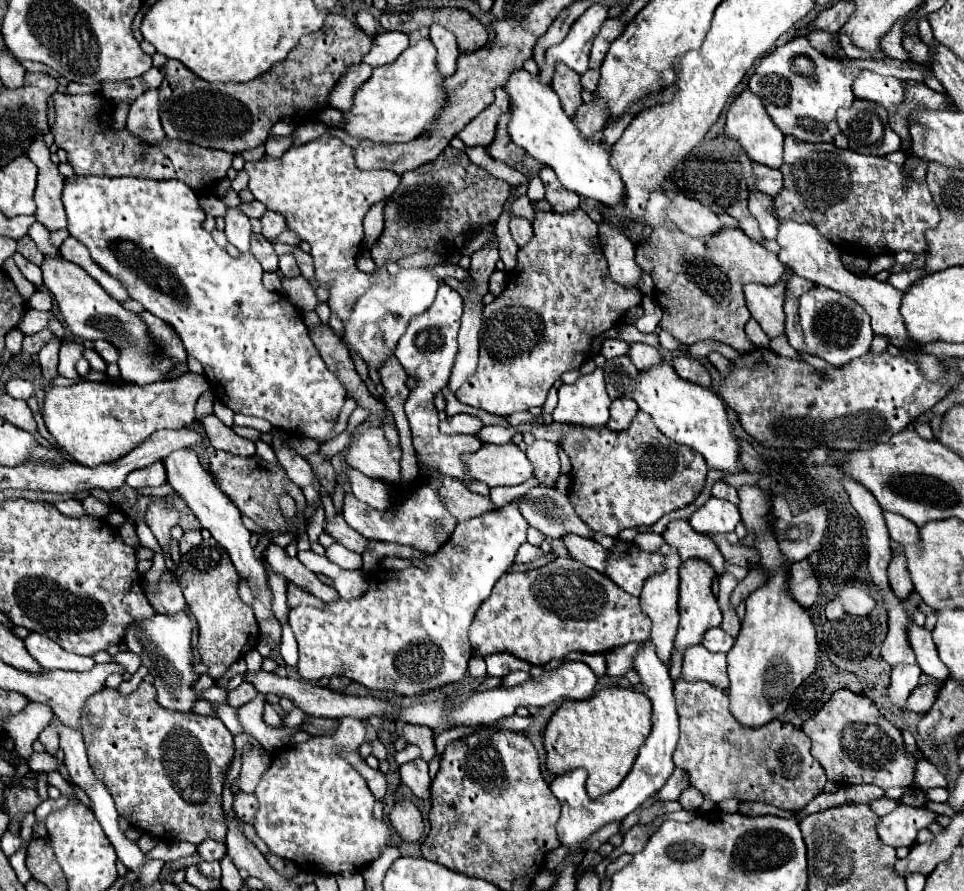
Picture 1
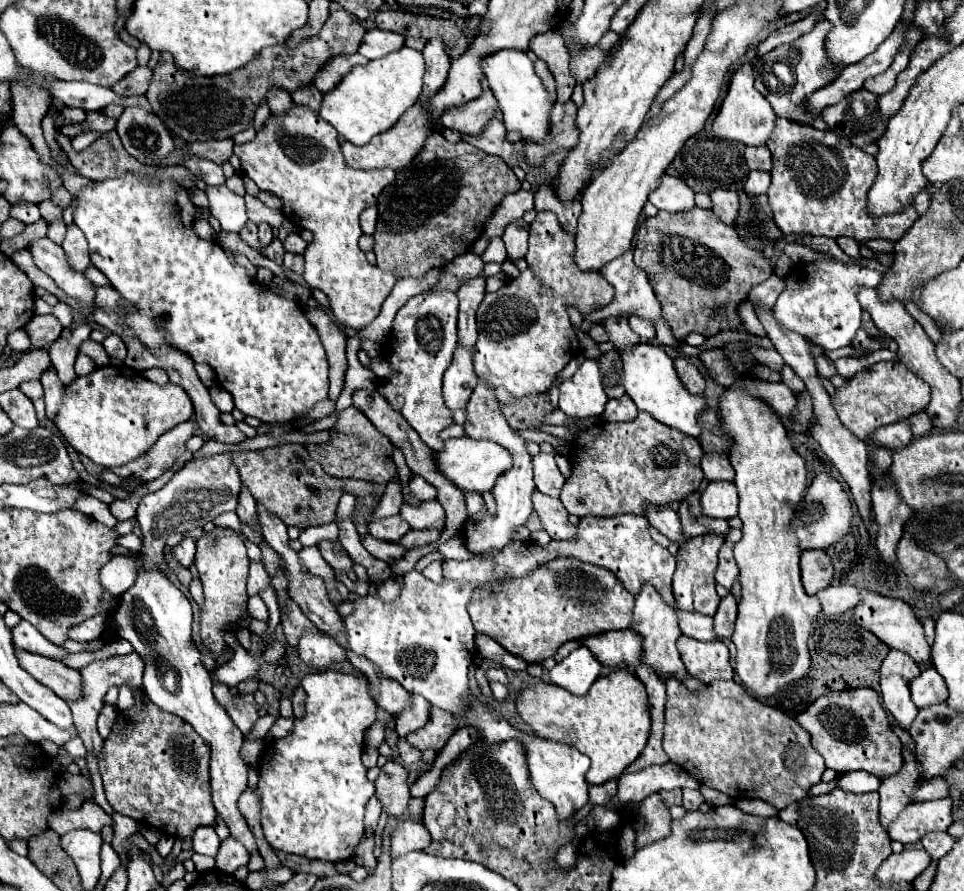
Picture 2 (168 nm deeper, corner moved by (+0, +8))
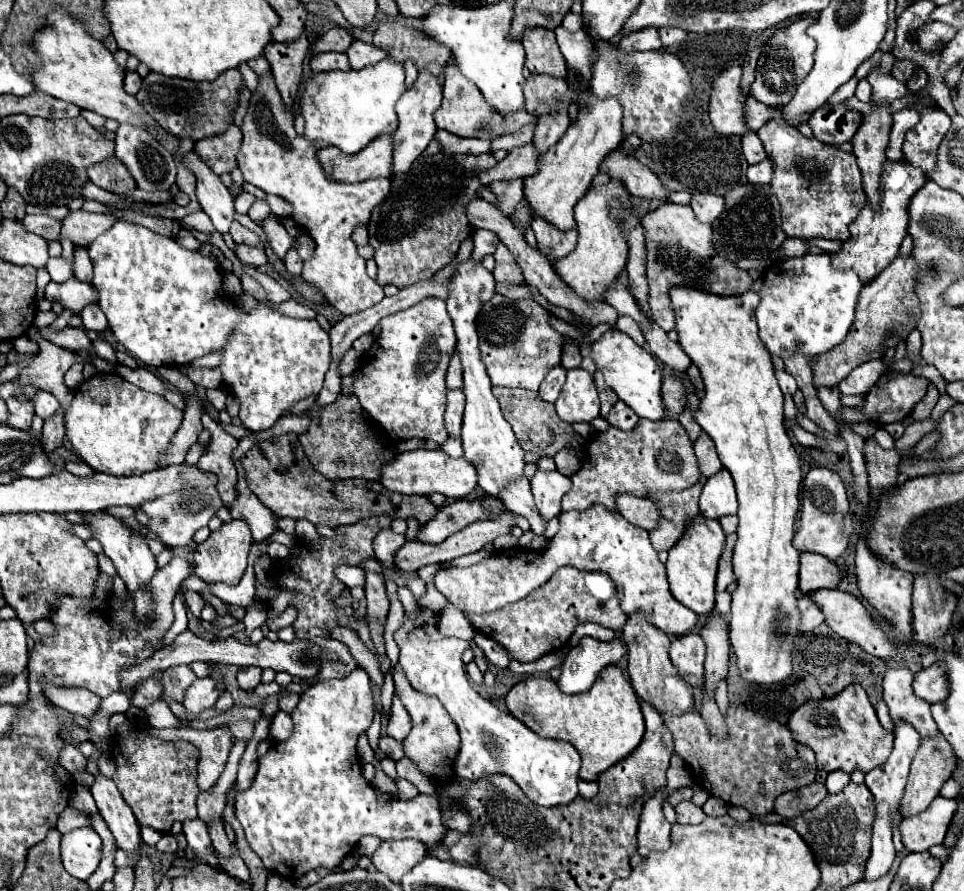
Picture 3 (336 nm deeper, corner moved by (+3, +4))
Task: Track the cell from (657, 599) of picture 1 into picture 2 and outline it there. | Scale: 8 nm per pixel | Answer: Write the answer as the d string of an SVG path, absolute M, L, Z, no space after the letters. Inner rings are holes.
M650 582L644 584L642 590L640 590L640 594L636 596L632 630L642 632L642 636L644 636L644 662L648 666L652 666L658 674L684 680L684 676L688 672L686 672L686 668L682 664L682 658L680 658L680 652L676 648L676 640L682 634L680 626L678 626L678 618L674 614L674 608L662 598L662 594Z

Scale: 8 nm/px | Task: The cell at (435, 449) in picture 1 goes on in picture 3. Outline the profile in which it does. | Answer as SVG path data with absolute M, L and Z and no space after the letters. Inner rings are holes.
M425 298L407 310L383 318L379 324L383 328L381 336L377 336L371 350L361 356L353 380L353 394L359 398L365 412L375 422L379 422L389 436L399 440L421 438L421 440L433 440L437 444L443 444L447 440L447 432L443 424L443 412L447 402L445 374L447 374L449 360L455 352L455 332L445 302L441 298Z

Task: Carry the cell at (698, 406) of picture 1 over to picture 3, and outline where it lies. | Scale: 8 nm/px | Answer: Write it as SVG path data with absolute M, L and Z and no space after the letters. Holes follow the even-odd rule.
M611 328L609 332L605 332L589 348L591 348L591 358L597 366L597 370L603 372L607 386L619 396L619 400L623 400L627 406L631 406L637 412L637 416L641 416L641 418L649 418L649 420L665 418L665 406L661 400L663 374L661 374L655 358L647 350L637 346L627 334L623 334L617 328Z

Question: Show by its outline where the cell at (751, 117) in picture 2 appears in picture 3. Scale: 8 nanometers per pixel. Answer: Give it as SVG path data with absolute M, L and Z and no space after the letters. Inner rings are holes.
M729 66L711 80L709 116L713 128L723 136L743 136L749 128L743 122L745 96L741 96L741 68Z

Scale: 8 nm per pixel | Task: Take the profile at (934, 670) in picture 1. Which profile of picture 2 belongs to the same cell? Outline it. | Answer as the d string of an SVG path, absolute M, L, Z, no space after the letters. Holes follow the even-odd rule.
M862 590L862 600L854 608L854 620L862 628L868 628L872 634L876 634L880 640L884 640L890 648L908 652L916 662L928 662L932 658L930 644L928 644L928 640L924 636L922 622L916 618L914 610L906 602L902 602L902 600L886 598L886 596Z

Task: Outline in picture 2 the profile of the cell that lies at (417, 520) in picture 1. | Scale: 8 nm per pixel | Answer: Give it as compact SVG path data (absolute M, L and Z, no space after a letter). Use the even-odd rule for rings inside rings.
M388 516L388 518L368 518L368 532L380 540L396 542L400 536L404 536L410 530L410 524L400 516Z

